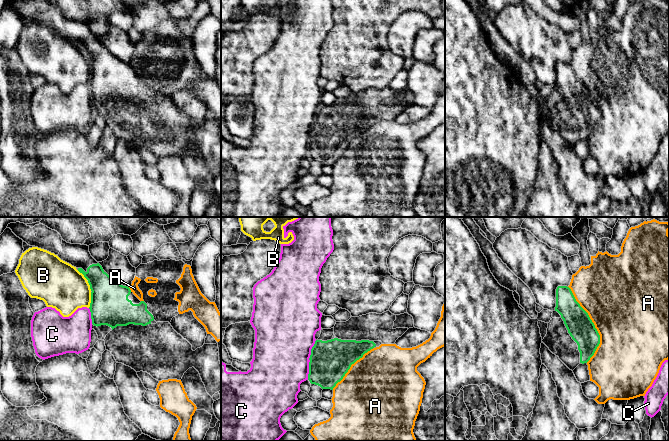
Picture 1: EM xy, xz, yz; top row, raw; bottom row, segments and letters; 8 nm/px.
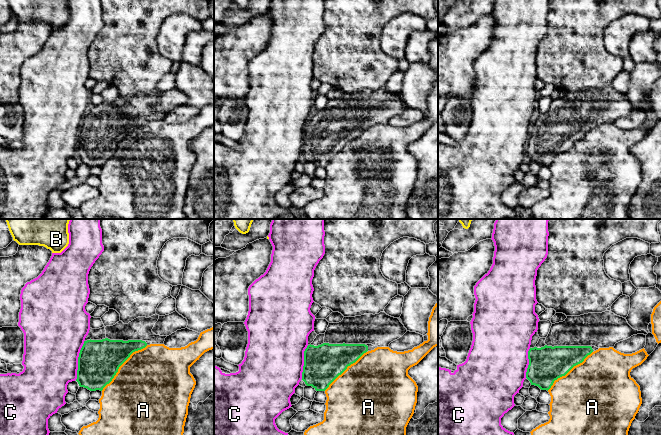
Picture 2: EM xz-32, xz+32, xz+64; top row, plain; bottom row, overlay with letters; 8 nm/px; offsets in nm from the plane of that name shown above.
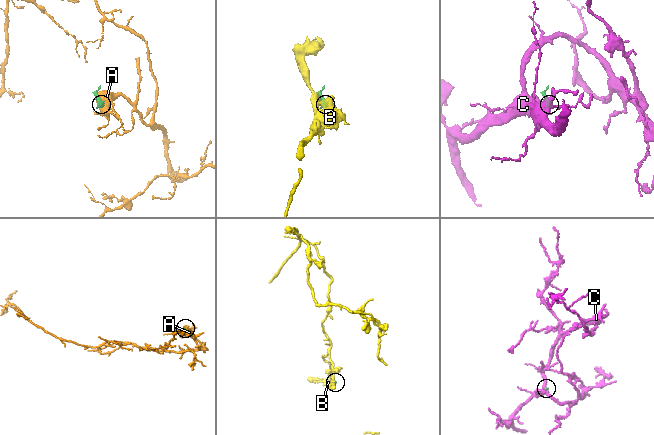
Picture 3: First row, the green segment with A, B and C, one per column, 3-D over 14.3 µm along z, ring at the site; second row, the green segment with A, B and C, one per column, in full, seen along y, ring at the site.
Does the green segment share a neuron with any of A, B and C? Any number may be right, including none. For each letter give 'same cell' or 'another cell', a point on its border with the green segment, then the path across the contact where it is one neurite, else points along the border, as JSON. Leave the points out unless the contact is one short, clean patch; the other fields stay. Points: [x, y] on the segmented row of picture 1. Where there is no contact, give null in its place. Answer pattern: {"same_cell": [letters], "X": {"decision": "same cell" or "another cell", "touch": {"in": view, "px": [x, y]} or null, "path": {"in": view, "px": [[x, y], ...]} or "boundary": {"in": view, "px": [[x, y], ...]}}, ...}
{"same_cell": [], "A": {"decision": "another cell", "touch": {"in": "yz", "px": [593, 324]}}, "B": {"decision": "another cell", "touch": {"in": "xy", "px": [91, 300]}}, "C": {"decision": "another cell", "touch": {"in": "xz", "px": [309, 359]}}}

